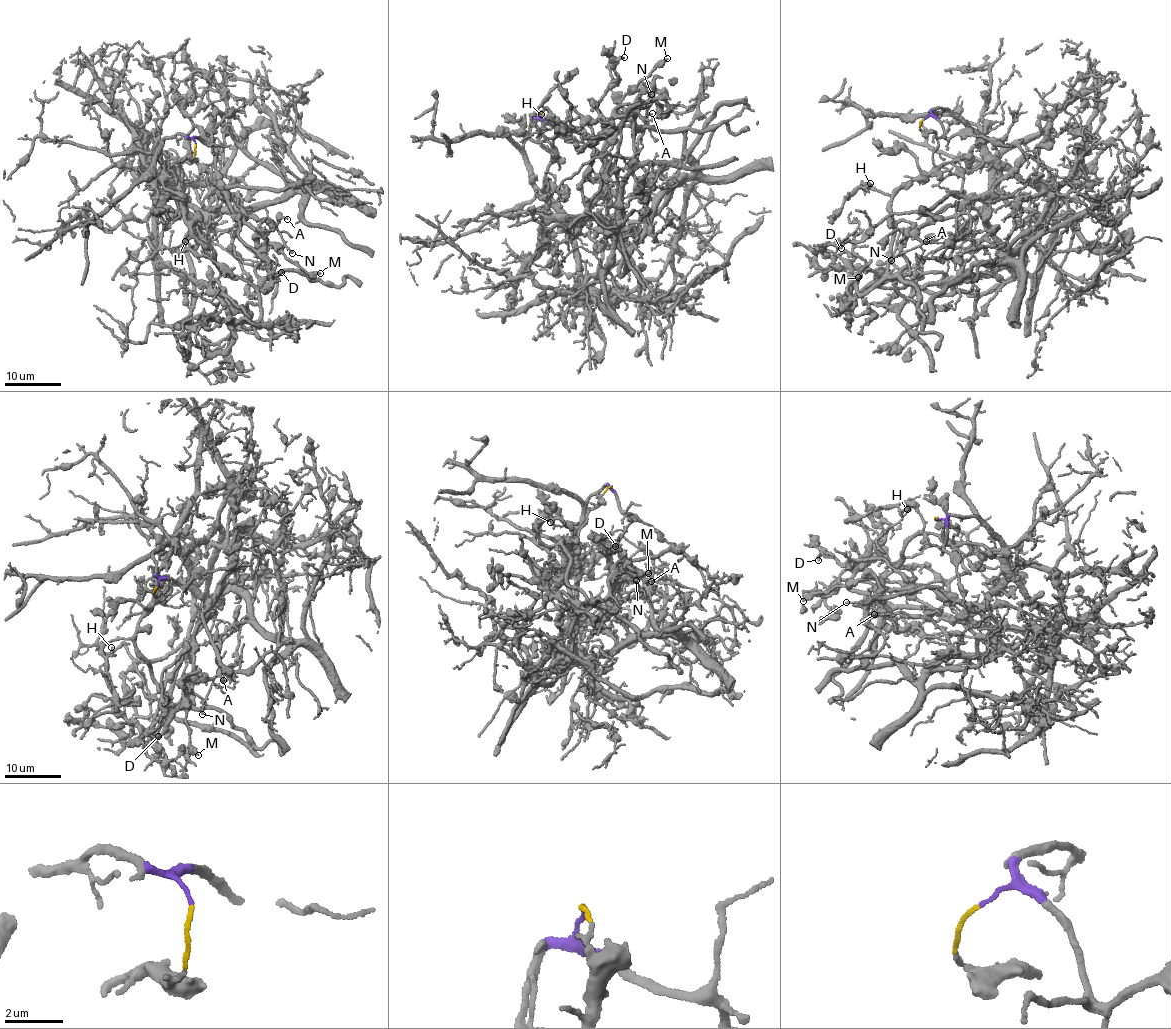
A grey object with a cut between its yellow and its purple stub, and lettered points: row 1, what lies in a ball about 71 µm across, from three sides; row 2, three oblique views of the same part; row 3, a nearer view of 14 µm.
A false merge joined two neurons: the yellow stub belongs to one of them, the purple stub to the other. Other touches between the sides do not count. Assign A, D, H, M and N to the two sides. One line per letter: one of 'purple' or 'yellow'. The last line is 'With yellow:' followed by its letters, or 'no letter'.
A: yellow
D: yellow
H: yellow
M: yellow
N: yellow
With yellow: A, D, H, M, N

